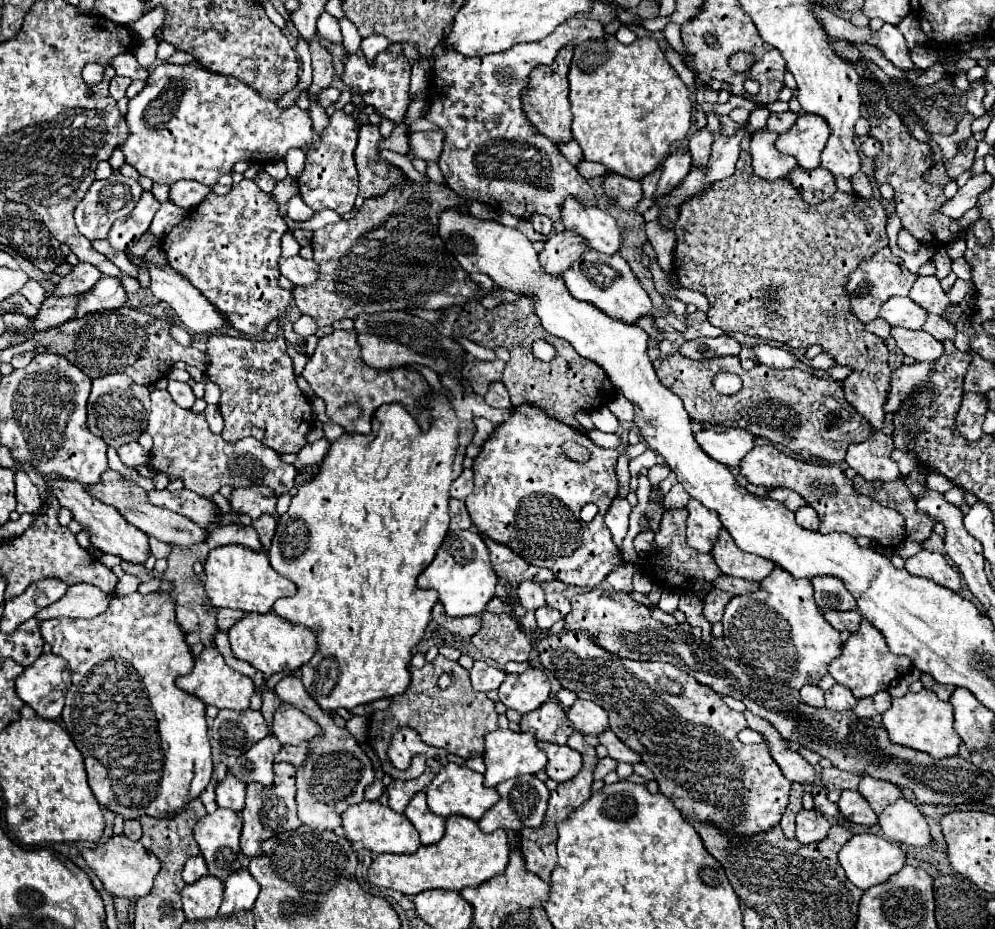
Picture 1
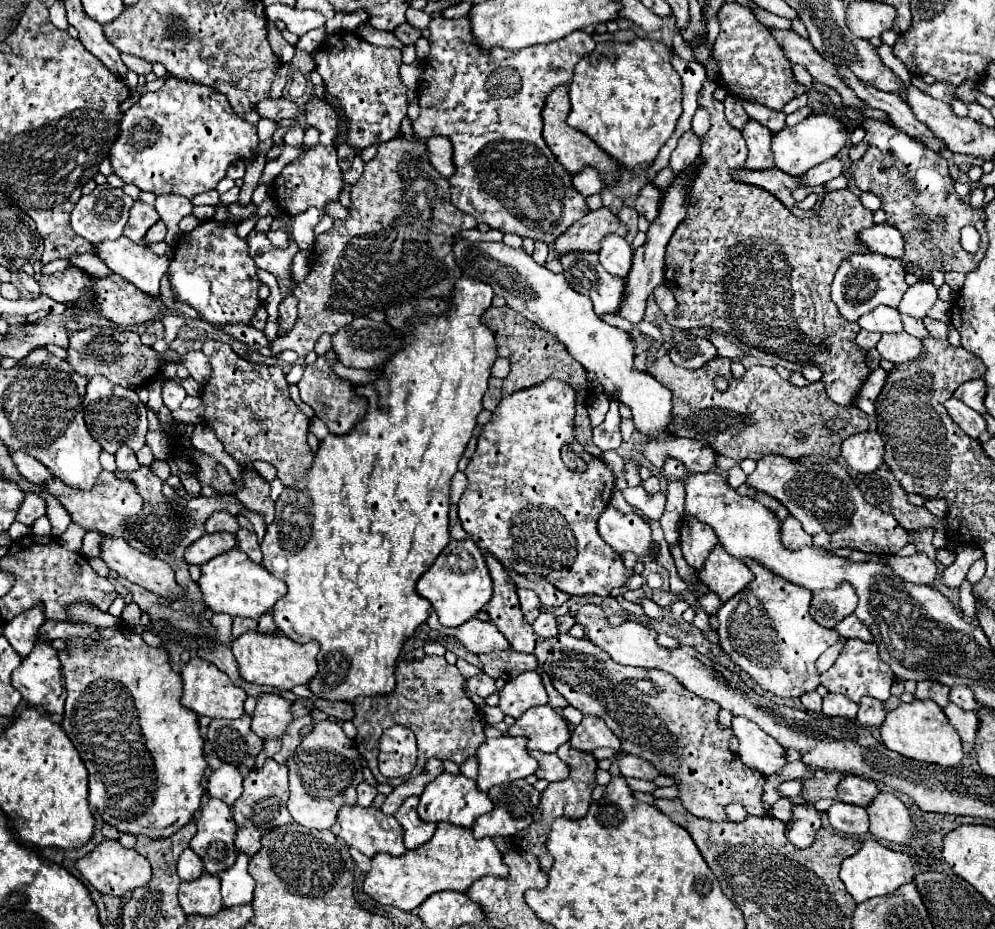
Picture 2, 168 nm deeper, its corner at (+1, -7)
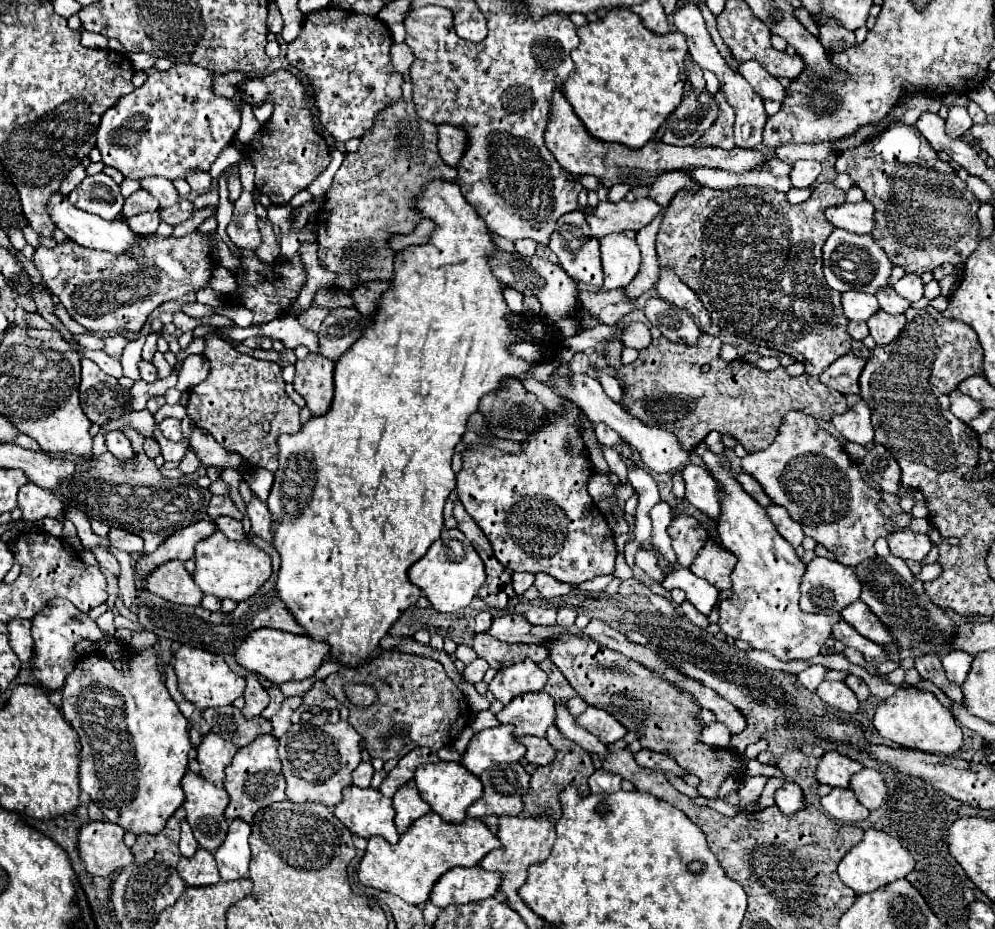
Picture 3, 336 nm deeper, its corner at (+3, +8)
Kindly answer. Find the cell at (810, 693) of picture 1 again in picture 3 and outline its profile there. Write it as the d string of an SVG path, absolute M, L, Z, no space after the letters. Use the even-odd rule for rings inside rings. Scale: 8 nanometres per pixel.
M811 665L809 669L801 671L797 677L799 677L799 681L801 681L809 691L815 691L815 689L819 687L819 683L823 681L825 671L827 671L827 669L821 667L821 665Z

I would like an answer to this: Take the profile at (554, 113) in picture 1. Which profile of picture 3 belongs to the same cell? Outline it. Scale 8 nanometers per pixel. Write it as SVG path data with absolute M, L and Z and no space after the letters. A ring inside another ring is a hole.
M561 87L553 91L551 99L551 111L549 121L545 129L545 145L555 155L559 165L573 173L573 175L595 175L605 187L613 187L617 183L631 183L633 187L649 187L651 181L665 169L693 169L693 167L713 167L713 169L725 169L737 175L763 169L767 157L761 151L755 149L731 149L725 151L721 147L707 147L707 149L693 149L693 147L671 147L665 143L649 141L641 149L631 149L621 143L605 143L601 139L595 139L583 125L583 121L575 115L571 103L563 97Z

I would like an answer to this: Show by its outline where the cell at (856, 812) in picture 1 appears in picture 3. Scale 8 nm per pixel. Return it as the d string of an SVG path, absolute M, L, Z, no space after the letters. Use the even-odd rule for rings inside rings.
M835 787L829 795L821 797L823 809L843 823L857 823L869 817L869 809L863 807L851 789Z

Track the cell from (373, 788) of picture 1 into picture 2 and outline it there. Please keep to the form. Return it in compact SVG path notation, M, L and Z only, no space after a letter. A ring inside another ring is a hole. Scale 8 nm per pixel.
M361 782L357 786L357 804L359 806L371 806L375 796L377 796L377 788L375 786L371 786L367 782Z

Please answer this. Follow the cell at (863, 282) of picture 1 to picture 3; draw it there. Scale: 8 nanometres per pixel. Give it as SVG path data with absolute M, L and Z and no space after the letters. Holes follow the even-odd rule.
M835 229L831 237L823 245L823 273L825 281L835 291L863 291L877 293L879 289L889 285L889 277L893 271L893 263L887 253L871 239L871 235L853 235L845 229Z

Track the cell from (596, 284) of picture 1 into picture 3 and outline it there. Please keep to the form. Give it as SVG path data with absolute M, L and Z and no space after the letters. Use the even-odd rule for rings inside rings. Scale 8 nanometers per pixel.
M581 209L571 211L557 221L551 241L549 241L549 249L559 257L559 265L563 267L563 271L567 275L571 275L577 281L587 283L587 285L595 285L595 287L603 285L603 265L601 265L601 257L599 257L599 241L591 235L589 225L583 221Z

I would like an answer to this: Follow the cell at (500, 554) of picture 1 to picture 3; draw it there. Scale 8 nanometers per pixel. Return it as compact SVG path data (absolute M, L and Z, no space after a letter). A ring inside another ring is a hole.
M537 573L535 575L535 587L539 589L541 597L545 597L545 599L553 599L553 597L559 597L559 595L567 595L573 589L571 585L561 583L561 581L553 579L547 573Z

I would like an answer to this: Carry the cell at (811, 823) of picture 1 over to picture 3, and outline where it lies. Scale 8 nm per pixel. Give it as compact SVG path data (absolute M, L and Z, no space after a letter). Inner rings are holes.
M785 781L785 785L775 793L775 805L781 809L783 815L795 815L799 809L805 807L803 789L793 781Z

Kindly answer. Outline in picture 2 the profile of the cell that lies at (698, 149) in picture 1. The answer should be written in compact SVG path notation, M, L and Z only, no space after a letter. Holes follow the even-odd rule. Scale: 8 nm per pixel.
M699 106L697 108L697 112L695 112L695 116L693 116L693 120L691 120L691 130L699 136L699 138L705 138L705 134L709 132L709 112L707 112L707 108L703 108L703 106Z

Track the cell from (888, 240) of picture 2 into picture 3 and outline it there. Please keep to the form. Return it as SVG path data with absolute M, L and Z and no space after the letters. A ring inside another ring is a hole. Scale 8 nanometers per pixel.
M869 201L863 203L843 203L839 207L827 209L827 219L849 233L865 235L875 229L875 209Z

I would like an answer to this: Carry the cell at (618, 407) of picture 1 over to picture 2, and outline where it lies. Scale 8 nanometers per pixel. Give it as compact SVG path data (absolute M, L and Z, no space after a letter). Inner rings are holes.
M611 400L611 410L605 418L605 422L597 428L593 428L593 444L599 448L599 450L617 450L623 442L621 434L619 434L619 422L621 422L621 416L619 416L619 402L617 400Z

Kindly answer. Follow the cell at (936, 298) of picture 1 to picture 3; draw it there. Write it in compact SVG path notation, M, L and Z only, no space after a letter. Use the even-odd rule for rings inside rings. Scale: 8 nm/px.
M915 273L903 275L903 277L893 285L893 289L895 289L901 297L905 297L905 299L909 299L909 301L919 301L919 299L923 297L923 281L921 281L921 277L915 275Z

